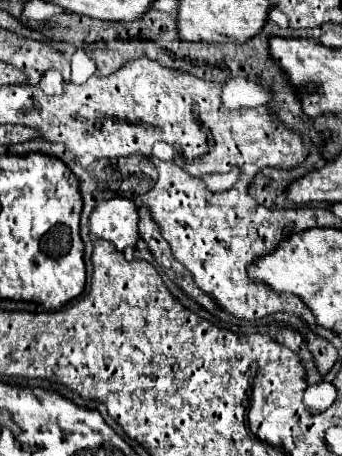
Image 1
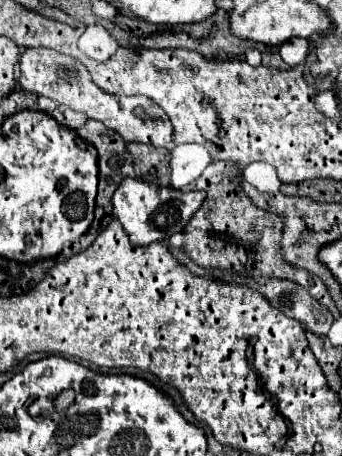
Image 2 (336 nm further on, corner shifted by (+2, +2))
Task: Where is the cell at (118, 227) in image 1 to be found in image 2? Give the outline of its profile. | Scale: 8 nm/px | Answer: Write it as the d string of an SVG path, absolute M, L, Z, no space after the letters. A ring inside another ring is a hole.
M124 179L112 197L114 217L122 223L124 231L136 245L150 245L154 241L164 241L174 233L184 231L188 219L200 209L206 199L206 191L184 193L174 187L158 187L156 183L140 179Z

